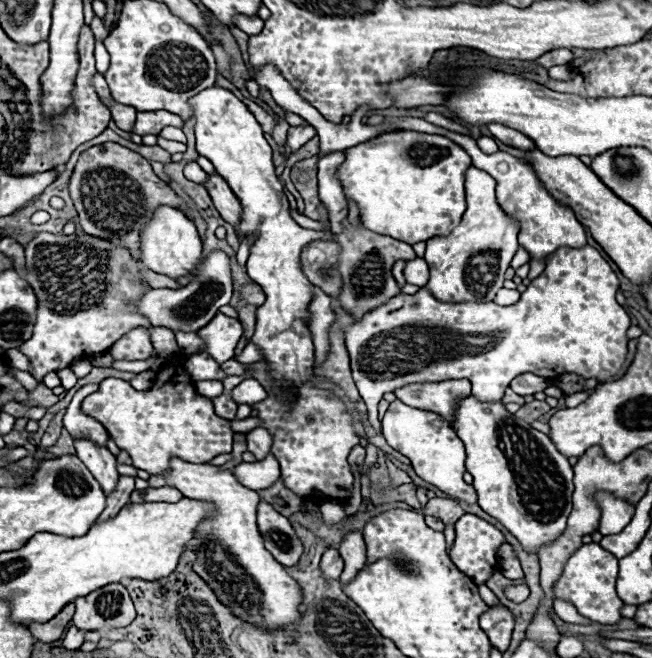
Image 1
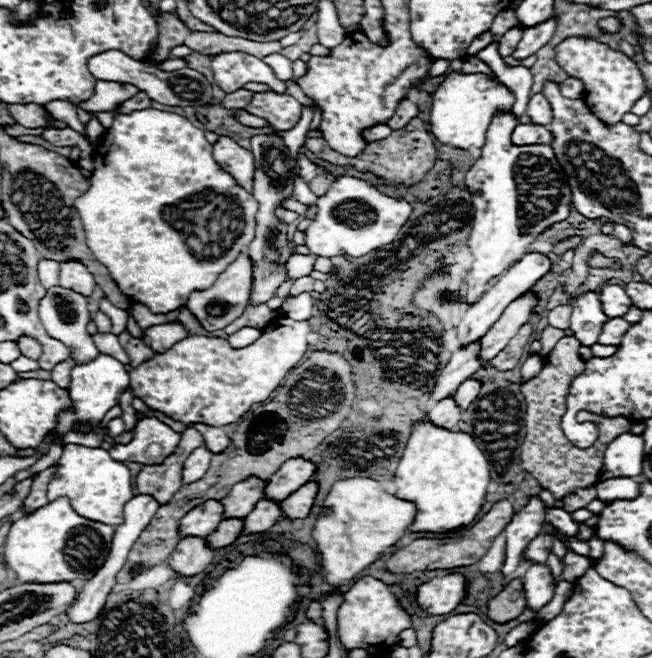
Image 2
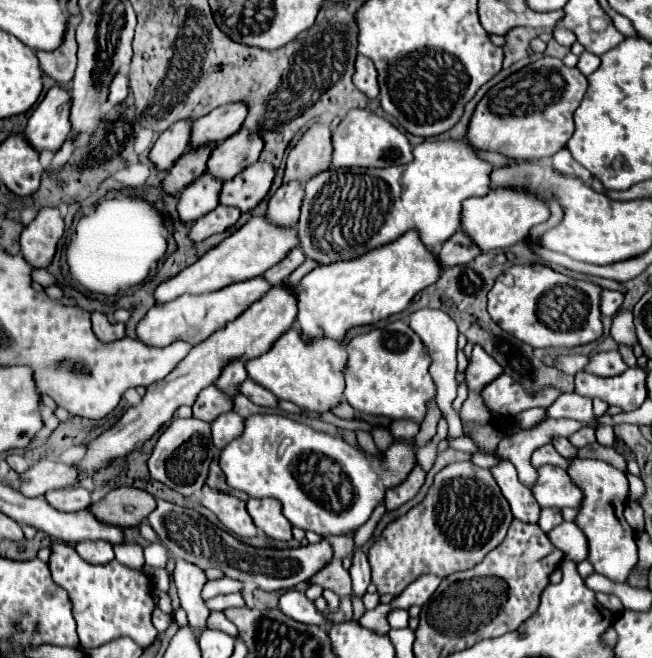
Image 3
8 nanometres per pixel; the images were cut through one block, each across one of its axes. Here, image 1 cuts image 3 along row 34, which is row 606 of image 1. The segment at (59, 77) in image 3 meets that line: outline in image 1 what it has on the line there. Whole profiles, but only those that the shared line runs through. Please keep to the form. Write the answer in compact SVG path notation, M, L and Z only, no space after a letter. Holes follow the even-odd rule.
M68 604L68 606L64 606L64 610L60 610L60 614L56 614L56 618L52 618L44 624L38 624L38 622L30 624L30 632L40 642L56 642L62 638L72 616L74 616L74 604Z

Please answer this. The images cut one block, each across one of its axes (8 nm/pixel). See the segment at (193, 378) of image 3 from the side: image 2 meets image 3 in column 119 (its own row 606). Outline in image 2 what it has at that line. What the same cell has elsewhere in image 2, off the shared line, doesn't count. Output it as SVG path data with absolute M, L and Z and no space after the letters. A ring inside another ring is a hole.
M448 574L444 578L432 578L430 582L422 584L418 588L416 600L418 600L420 608L424 608L430 614L448 614L466 598L466 594L468 594L466 592L466 578L462 574Z

